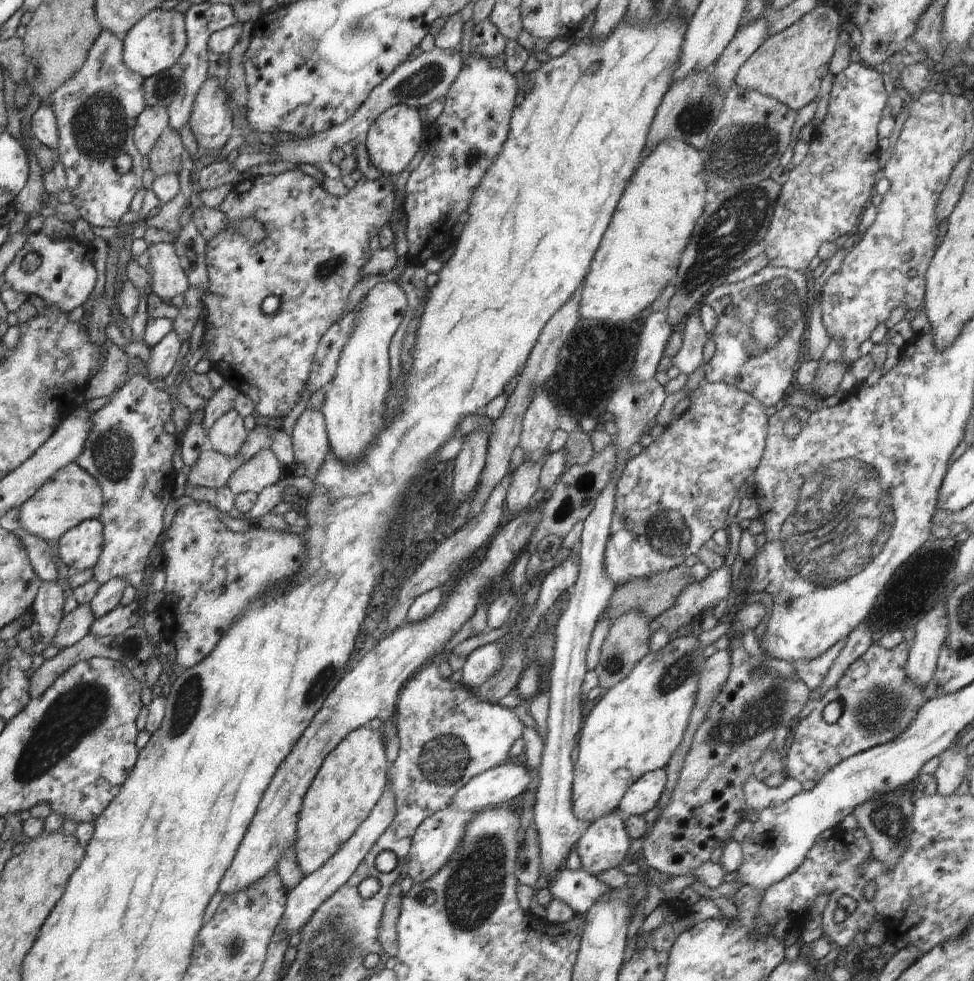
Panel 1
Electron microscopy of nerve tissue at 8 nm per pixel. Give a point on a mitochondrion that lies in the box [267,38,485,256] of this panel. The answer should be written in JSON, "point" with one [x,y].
{"point":[427,77]}

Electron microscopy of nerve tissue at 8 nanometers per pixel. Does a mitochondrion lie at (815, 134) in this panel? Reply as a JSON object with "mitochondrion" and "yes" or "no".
{"mitochondrion":"no"}

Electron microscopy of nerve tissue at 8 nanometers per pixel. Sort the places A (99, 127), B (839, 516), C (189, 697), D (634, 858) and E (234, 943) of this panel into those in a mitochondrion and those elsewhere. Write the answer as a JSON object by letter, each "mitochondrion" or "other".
{"A":"mitochondrion","B":"mitochondrion","C":"mitochondrion","D":"other","E":"mitochondrion"}

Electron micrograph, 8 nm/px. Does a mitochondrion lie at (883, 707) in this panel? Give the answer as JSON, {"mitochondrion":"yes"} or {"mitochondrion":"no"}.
{"mitochondrion":"yes"}

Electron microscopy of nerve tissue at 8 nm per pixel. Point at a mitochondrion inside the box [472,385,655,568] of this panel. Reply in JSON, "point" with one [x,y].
{"point":[586,483]}

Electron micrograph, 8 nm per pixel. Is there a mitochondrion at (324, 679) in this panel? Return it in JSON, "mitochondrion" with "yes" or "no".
{"mitochondrion":"yes"}

